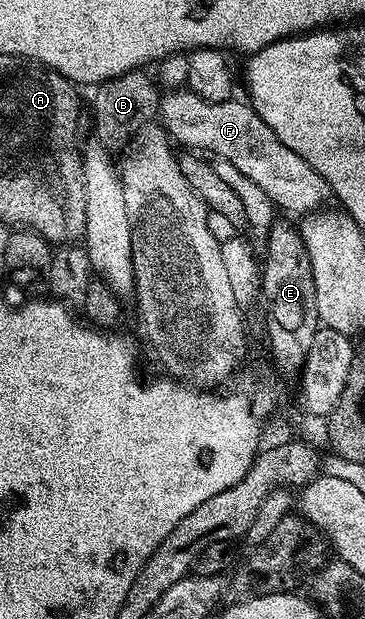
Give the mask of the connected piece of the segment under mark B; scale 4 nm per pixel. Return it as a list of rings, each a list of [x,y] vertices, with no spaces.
[[[143,69],[131,70],[95,87],[96,95],[92,98],[92,118],[96,121],[95,137],[109,152],[117,152],[124,145],[127,147],[151,123],[148,121],[155,119],[160,113],[161,91],[157,83],[153,79],[152,83],[144,73]]]

